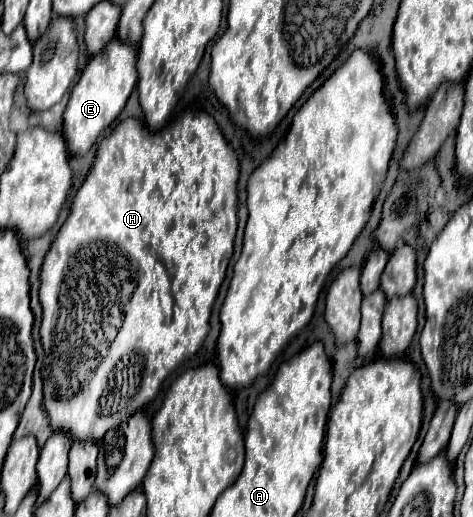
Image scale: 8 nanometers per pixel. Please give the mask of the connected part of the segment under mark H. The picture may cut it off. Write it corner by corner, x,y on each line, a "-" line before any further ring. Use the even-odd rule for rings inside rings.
187,110
175,120
169,128
163,128
155,134
143,130
139,120
127,118
115,126
115,130
101,142
95,164
87,174
83,186
77,190
73,198
71,212
61,226
59,234
55,236
39,280
39,300
43,306
43,322
41,322
41,342
45,350
43,360
43,408
49,416
53,430
63,430
73,436
73,440
101,440
105,432
121,422
125,422
133,412
139,412
147,402
155,398
161,390
163,380
177,368
179,362
195,356
201,348
207,332
209,332
209,316
219,292
219,286
225,278
227,264
233,256
235,246
235,232
237,232
237,178
239,178
239,162
237,154
221,134
217,122
201,110
-
65,358
67,366
71,368
71,380
65,380

